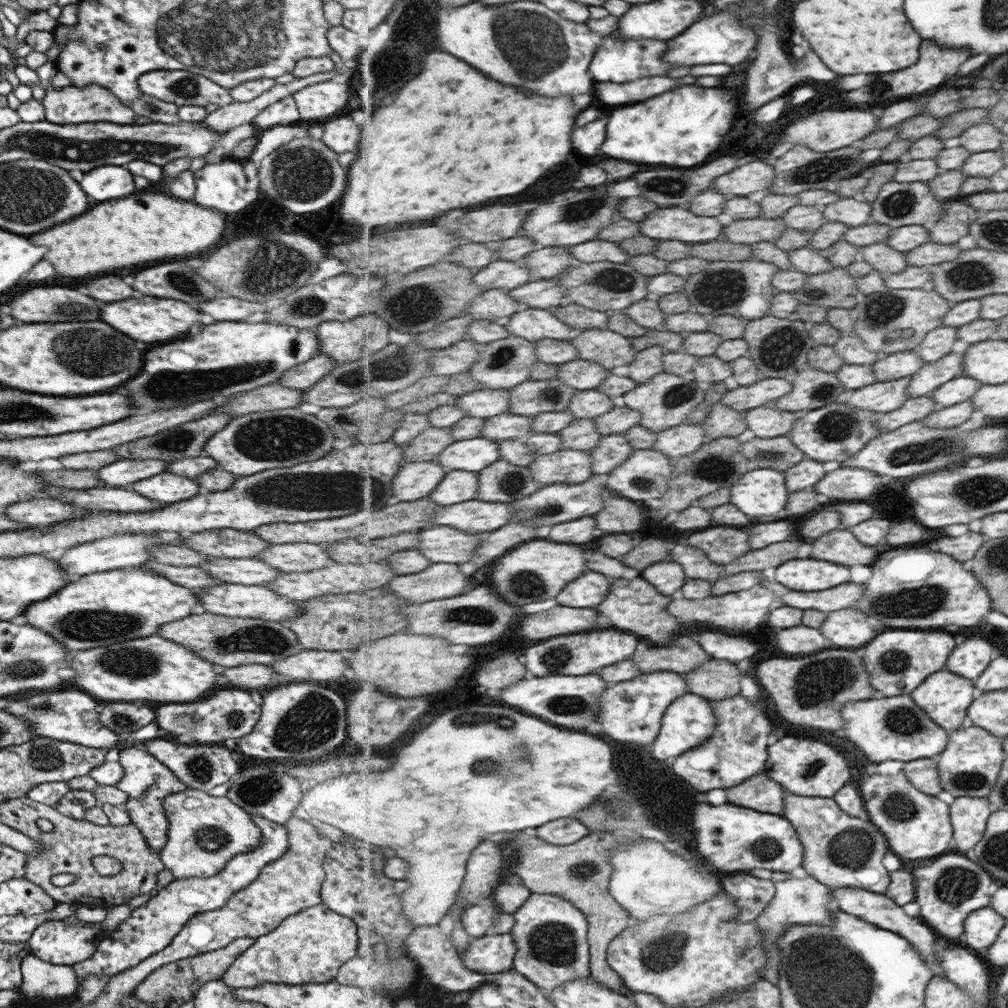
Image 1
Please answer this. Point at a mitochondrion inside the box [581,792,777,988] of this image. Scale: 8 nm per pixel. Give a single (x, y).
(663, 953)

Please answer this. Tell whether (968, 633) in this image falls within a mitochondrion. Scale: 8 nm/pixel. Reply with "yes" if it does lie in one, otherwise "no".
no

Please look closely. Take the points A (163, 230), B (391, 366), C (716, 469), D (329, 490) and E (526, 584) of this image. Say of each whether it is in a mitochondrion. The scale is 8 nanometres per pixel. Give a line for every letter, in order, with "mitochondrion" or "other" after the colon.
A: other
B: mitochondrion
C: mitochondrion
D: mitochondrion
E: mitochondrion

